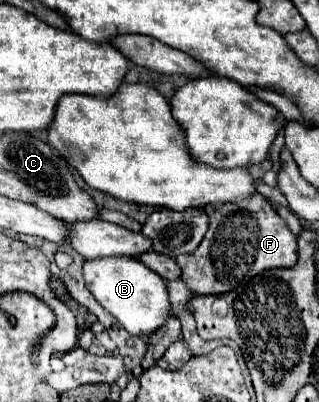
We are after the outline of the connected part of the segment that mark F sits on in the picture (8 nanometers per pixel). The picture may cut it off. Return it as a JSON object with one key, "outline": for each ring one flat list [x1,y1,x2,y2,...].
{"outline":[[261,193,237,203,209,203,203,209,209,215,207,235,195,253,177,257,181,281,191,295,221,295,235,289,239,277,255,277,265,269,293,267,297,263,297,237]]}

